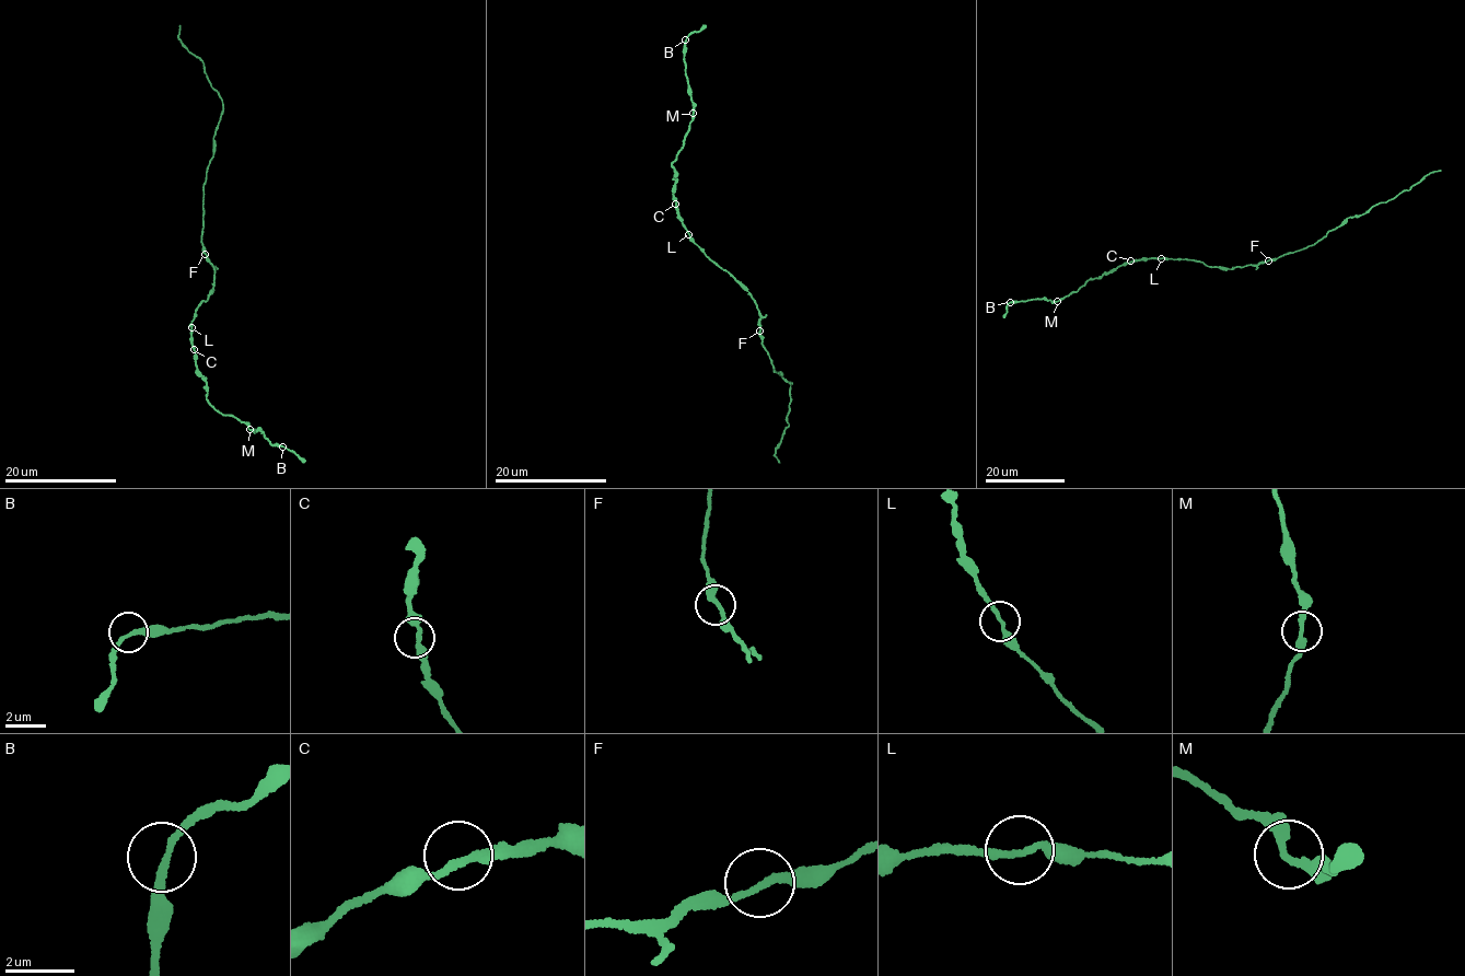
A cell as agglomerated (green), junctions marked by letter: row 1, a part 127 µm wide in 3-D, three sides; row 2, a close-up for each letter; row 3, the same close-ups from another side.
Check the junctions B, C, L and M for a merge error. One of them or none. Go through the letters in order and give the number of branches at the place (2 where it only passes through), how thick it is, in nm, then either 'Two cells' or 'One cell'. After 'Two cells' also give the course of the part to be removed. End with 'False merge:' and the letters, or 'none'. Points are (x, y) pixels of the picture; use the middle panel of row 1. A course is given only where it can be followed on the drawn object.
B: Branches: 2. Thickness 200 nm. One cell
C: Branches: 2. Thickness 200 nm. One cell
L: Branches: 2. Thickness 200 nm. One cell
M: Branches: 2. Thickness 200 nm. One cell
False merge: none

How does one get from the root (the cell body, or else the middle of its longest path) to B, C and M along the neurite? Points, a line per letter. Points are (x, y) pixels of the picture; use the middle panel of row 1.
B: (742, 285), (694, 242), (673, 195), (676, 175), (672, 162), (683, 148), (693, 113), (684, 60), (685, 39)
C: (742, 285), (694, 242), (675, 204)
M: (742, 285), (694, 242), (678, 213), (672, 162), (683, 148), (693, 113)

